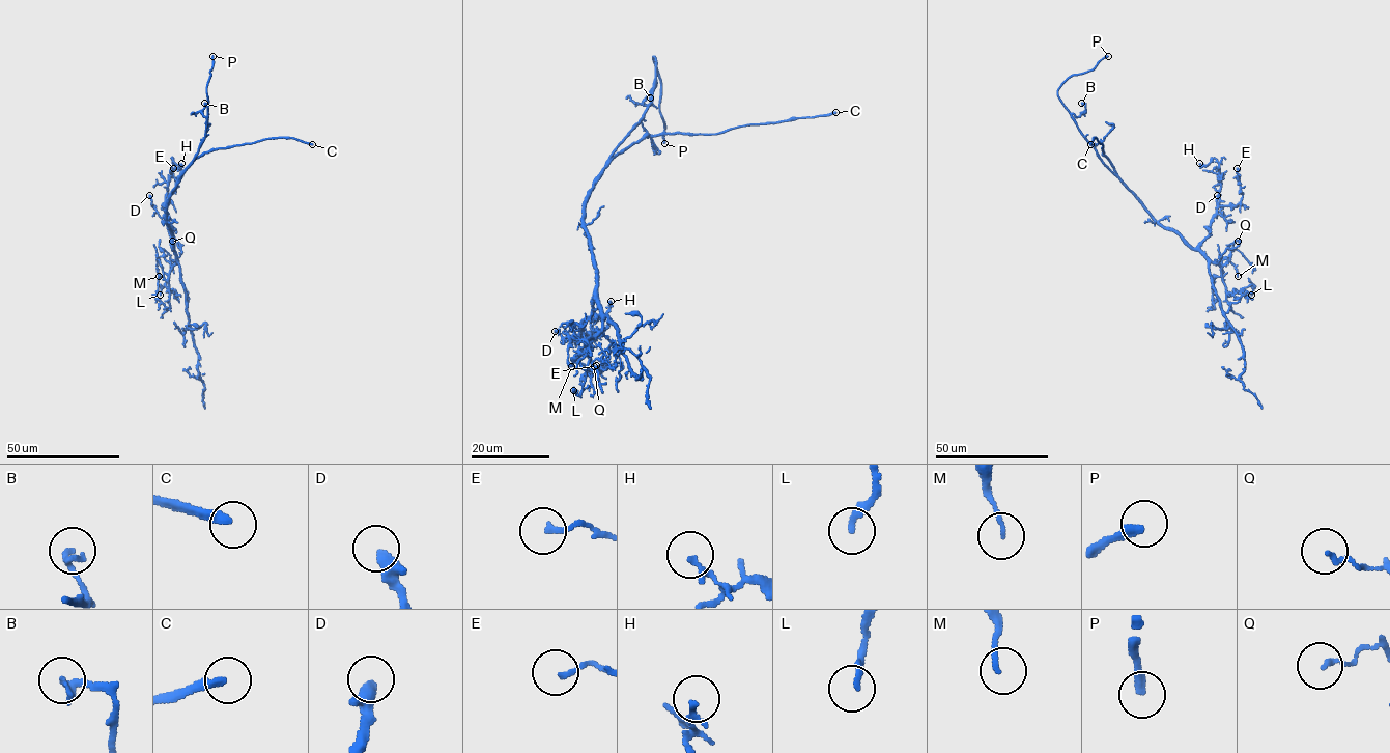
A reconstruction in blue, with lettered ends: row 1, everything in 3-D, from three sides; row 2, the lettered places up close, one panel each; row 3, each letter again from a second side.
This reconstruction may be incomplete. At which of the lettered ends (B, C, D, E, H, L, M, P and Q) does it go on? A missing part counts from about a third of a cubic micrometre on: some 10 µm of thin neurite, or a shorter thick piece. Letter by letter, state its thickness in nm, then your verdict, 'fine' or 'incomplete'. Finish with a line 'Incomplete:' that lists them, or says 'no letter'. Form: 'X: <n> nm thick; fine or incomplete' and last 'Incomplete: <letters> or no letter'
B: 140 nm thick; fine
C: 300 nm thick; incomplete
D: 440 nm thick; fine
E: 160 nm thick; fine
H: 140 nm thick; fine
L: 220 nm thick; fine
M: 140 nm thick; fine
P: 320 nm thick; incomplete
Q: 160 nm thick; fine
Incomplete: C, P

